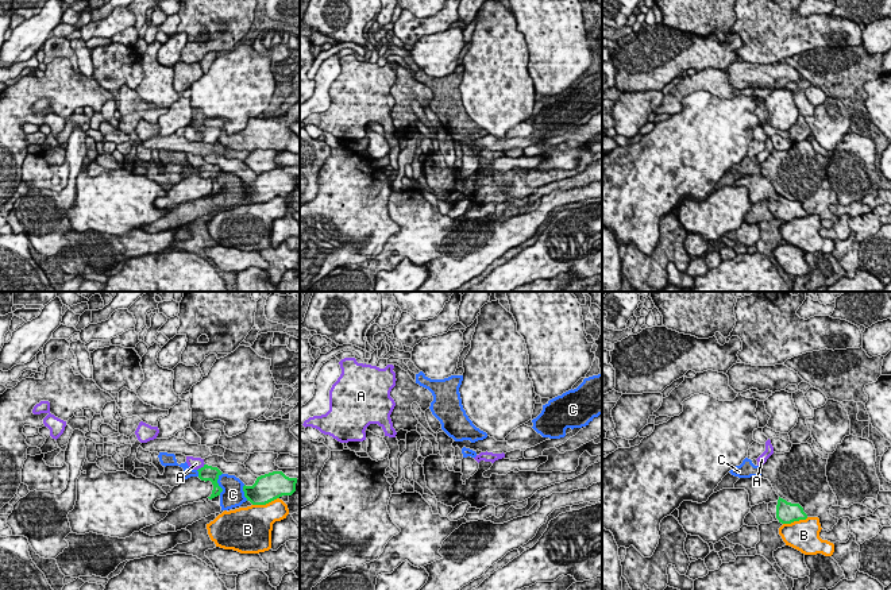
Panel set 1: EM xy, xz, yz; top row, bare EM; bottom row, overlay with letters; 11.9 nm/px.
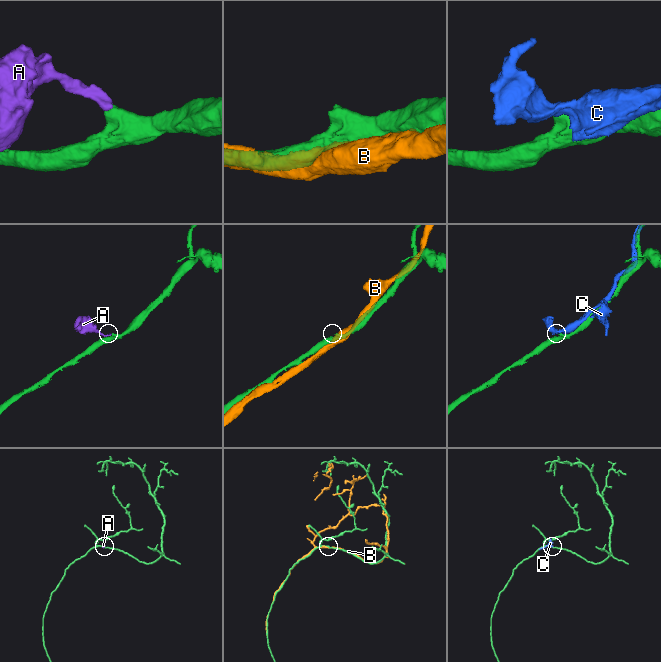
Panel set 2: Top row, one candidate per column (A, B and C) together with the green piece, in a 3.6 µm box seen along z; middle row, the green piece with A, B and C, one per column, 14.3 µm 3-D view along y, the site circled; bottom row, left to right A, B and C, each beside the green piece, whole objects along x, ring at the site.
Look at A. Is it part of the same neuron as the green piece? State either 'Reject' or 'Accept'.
Accept

